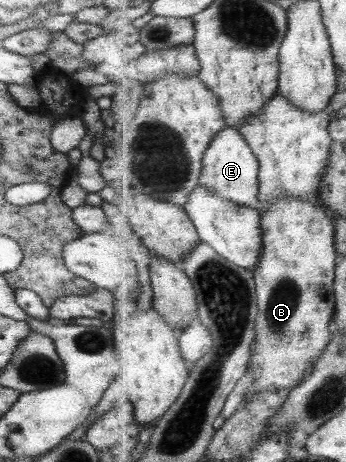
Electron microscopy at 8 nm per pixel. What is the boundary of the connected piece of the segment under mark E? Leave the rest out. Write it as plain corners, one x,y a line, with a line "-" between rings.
226,126
209,145
203,164
200,184
210,188
217,196
235,204
242,204
253,209
262,207
259,197
260,161
239,129

